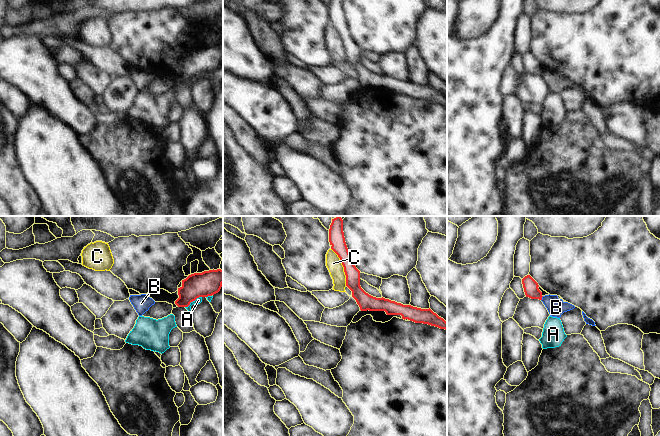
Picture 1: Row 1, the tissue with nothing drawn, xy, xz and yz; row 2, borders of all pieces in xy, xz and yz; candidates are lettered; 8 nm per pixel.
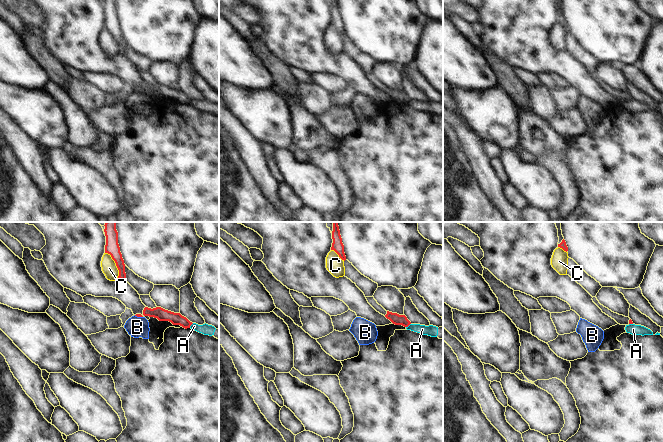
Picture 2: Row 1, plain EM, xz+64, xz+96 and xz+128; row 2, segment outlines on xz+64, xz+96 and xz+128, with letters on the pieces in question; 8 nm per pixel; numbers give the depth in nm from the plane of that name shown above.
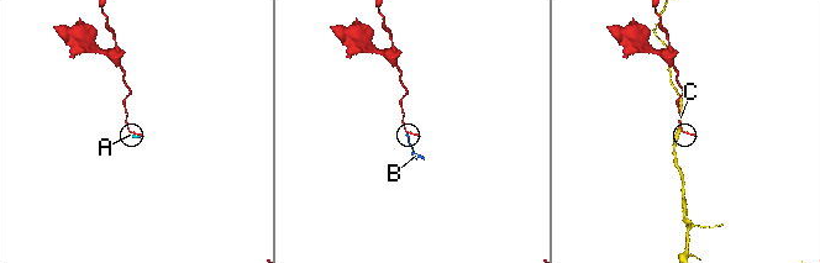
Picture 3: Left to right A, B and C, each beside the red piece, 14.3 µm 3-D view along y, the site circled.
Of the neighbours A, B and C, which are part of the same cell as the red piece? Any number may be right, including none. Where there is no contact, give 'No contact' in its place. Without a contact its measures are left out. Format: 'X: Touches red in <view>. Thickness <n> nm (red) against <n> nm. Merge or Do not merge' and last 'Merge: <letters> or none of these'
A: Touches red in xy. Thickness 200 nm (red) against 50 nm. Do not merge
B: Touches red in yz. Thickness 120 nm (red) against 150 nm. Do not merge
C: Touches red in xz. Thickness 130 nm (red) against 120 nm. Do not merge
Merge: none of these.

